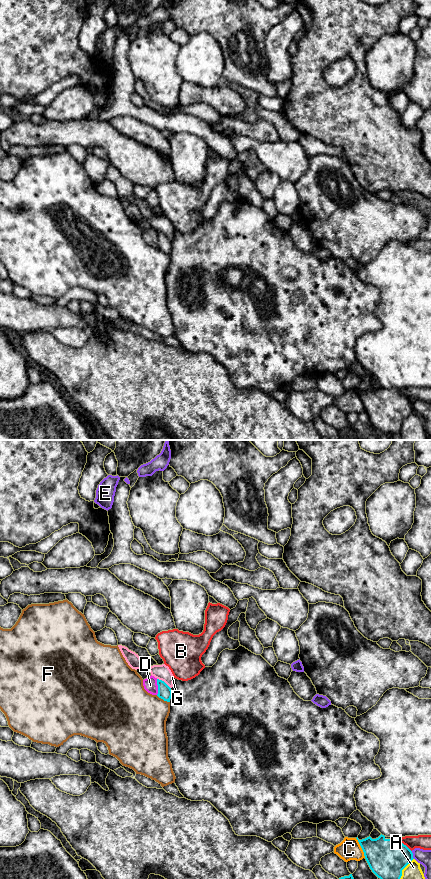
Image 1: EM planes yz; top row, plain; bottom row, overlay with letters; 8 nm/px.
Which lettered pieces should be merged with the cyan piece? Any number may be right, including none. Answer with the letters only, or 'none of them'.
none of them

